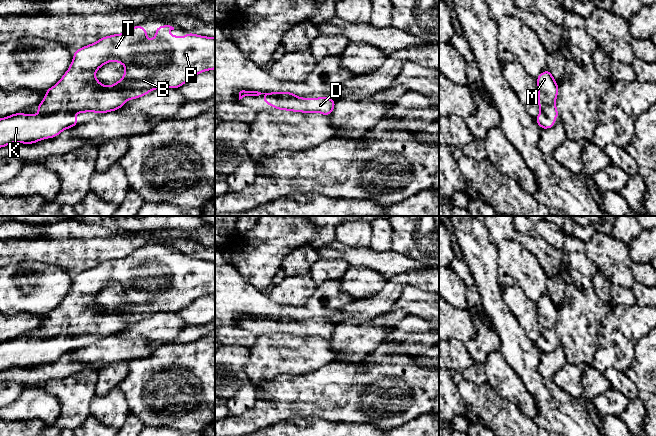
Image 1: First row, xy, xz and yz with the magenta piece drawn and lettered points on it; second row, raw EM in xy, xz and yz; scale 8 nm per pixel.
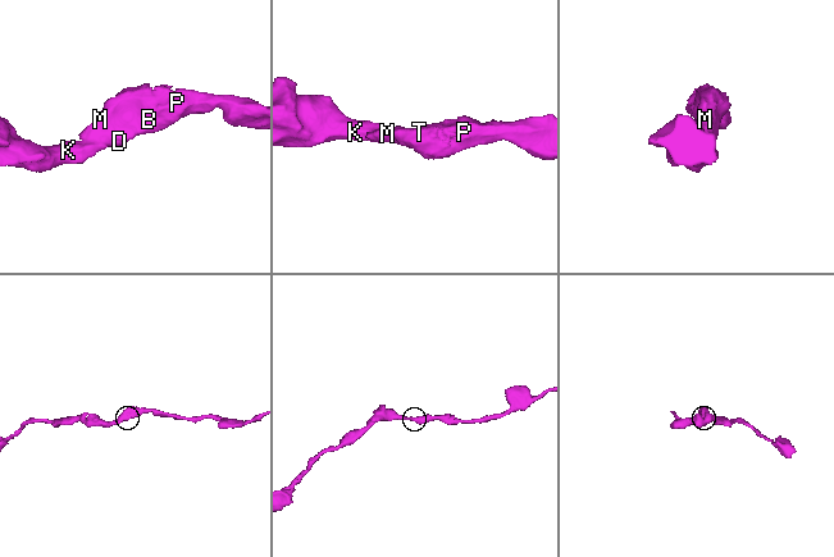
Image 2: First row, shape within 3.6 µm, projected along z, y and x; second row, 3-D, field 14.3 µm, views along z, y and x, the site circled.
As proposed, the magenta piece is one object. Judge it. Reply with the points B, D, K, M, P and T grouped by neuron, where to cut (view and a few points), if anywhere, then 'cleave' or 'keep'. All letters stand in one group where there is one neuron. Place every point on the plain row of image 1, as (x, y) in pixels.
groups B D K M P T; cut none; keep

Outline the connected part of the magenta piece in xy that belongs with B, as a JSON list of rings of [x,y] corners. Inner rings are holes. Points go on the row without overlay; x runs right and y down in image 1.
[[[137,249],[122,258],[105,260],[97,266],[84,270],[74,276],[73,285],[67,296],[53,311],[46,314],[43,325],[36,331],[39,339],[15,337],[0,343],[0,372],[11,367],[32,368],[39,364],[58,360],[63,354],[78,348],[75,337],[97,336],[98,338],[119,334],[123,328],[148,318],[157,312],[180,312],[194,300],[204,295],[215,293],[215,262],[188,257],[183,261],[167,259],[174,254],[170,249],[162,249],[155,253],[158,259],[147,264],[147,255]],[[115,285],[125,290],[124,300],[111,310],[103,310],[95,301],[95,296],[104,288]]]

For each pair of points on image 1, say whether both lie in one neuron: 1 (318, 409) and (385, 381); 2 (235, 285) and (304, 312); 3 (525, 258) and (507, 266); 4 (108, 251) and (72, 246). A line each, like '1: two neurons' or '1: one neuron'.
1: one neuron
2: one neuron
3: one neuron
4: one neuron

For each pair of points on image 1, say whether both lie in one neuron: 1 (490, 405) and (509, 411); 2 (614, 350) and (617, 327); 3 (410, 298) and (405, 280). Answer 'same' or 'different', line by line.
1: same
2: same
3: different

